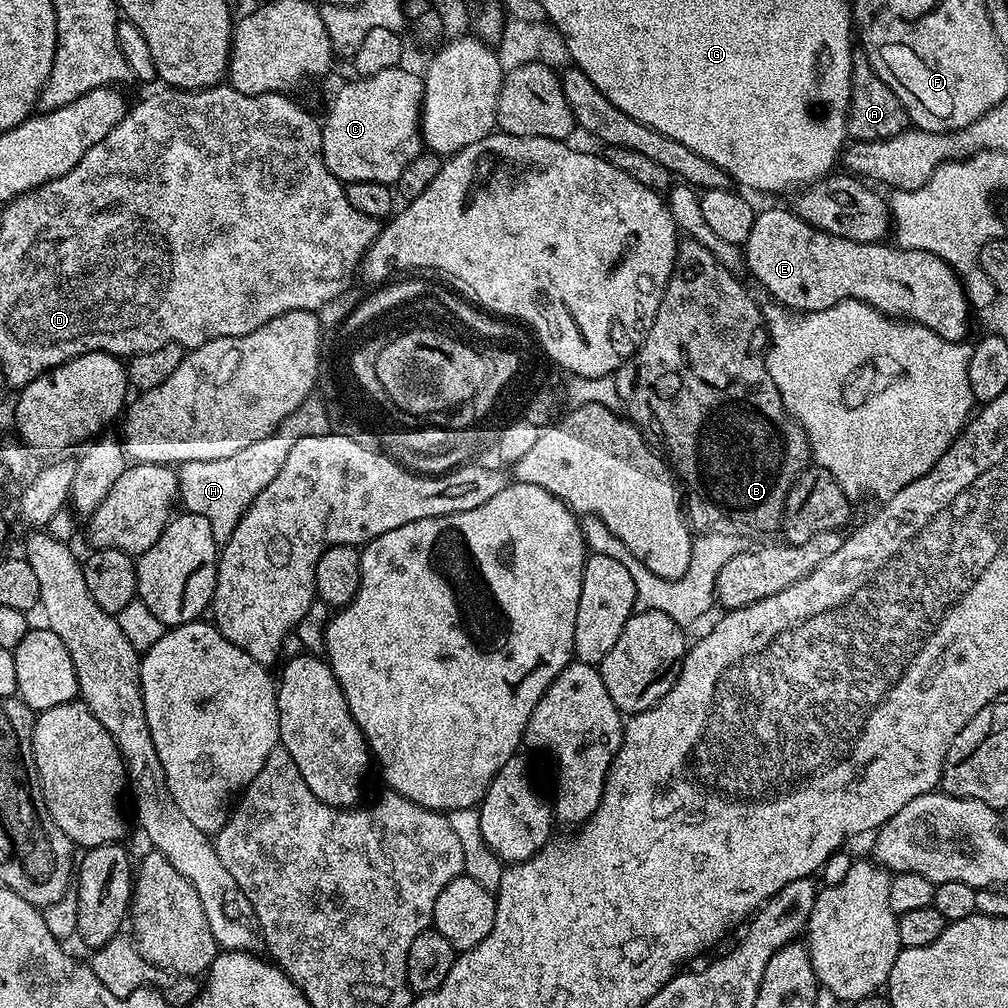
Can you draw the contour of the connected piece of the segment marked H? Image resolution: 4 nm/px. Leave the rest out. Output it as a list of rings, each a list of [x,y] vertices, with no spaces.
[[[309,396],[269,436],[254,442],[254,446],[246,446],[246,450],[238,450],[238,454],[233,454],[230,458],[214,458],[214,462],[186,462],[179,465],[176,473],[180,483],[179,503],[184,503],[183,507],[187,511],[210,522],[212,536],[217,542],[226,541],[230,534],[234,534],[234,528],[258,498],[258,494],[262,494],[262,490],[266,490],[266,486],[274,482],[274,477],[278,470],[282,470],[282,465],[298,438],[329,435],[330,410],[318,396]]]

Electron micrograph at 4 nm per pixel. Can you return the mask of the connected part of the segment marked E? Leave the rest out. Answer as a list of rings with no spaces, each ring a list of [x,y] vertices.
[[[768,208],[765,212],[757,211],[750,238],[742,246],[742,260],[748,263],[753,278],[772,295],[769,297],[775,303],[783,304],[785,309],[807,314],[821,312],[843,300],[861,300],[886,316],[921,324],[947,340],[960,342],[967,337],[964,335],[968,332],[970,305],[964,284],[956,275],[956,270],[934,254],[898,248],[888,242],[854,242],[806,223],[795,211]]]

